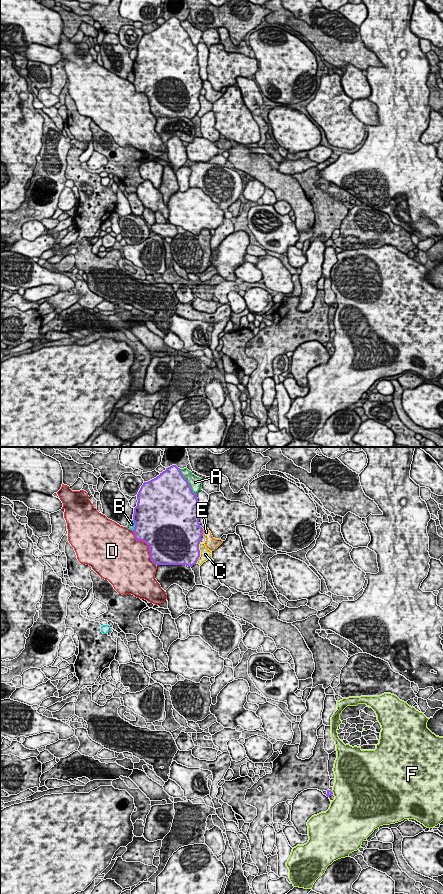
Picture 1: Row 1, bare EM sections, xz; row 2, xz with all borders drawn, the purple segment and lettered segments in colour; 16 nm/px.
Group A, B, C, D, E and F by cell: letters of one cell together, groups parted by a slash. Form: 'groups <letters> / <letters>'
groups A / B / C / D / E / F

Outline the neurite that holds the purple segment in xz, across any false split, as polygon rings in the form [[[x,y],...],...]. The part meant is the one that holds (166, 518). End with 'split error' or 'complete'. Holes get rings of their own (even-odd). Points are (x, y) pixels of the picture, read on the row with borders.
[[[176,465],[166,468],[156,478],[144,482],[137,494],[138,502],[133,514],[135,523],[133,533],[136,541],[144,541],[148,545],[151,561],[155,565],[186,565],[192,567],[200,557],[199,544],[203,536],[203,528],[199,523],[198,498],[180,470]]] | complete

